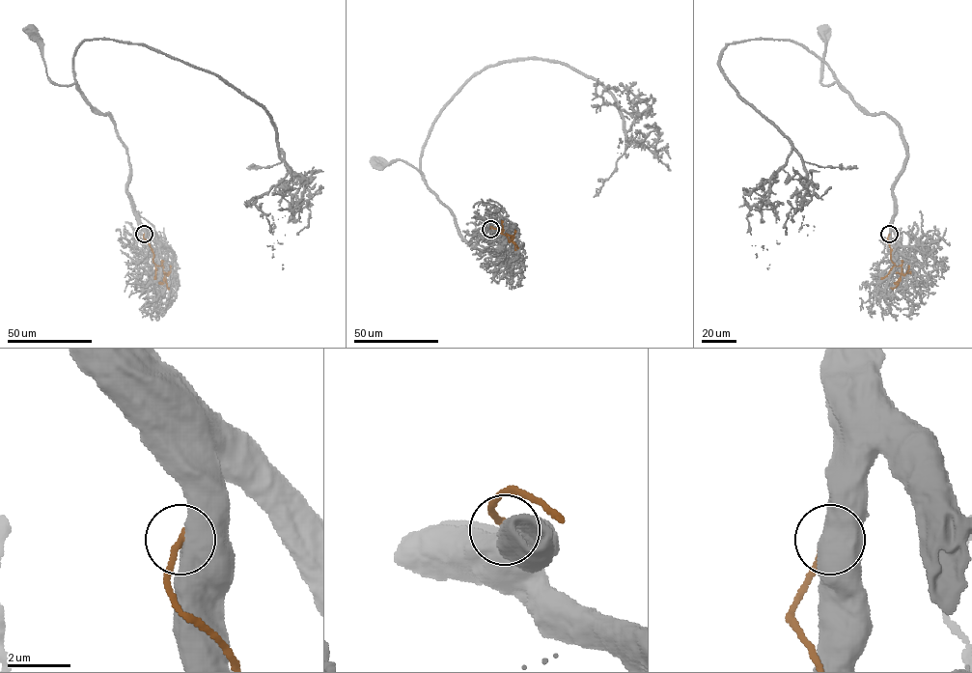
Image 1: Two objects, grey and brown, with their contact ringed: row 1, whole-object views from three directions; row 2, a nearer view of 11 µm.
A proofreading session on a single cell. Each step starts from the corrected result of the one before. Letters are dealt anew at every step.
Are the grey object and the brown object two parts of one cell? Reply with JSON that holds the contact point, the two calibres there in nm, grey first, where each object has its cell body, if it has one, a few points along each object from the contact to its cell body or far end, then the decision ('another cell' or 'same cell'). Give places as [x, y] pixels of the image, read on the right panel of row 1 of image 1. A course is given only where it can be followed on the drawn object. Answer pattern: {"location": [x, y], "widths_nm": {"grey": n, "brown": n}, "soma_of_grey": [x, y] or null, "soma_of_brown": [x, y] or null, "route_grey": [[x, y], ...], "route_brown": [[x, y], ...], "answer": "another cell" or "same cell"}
{"location": [889, 234], "widths_nm": {"grey": 750, "brown": 200}, "soma_of_grey": [823, 32], "soma_of_brown": null, "route_grey": [[889, 235], [894, 182], [906, 143], [885, 114], [867, 112], [836, 82], [820, 82], [823, 31]], "route_brown": [[889, 235], [891, 261], [902, 266], [900, 282], [890, 288]], "answer": "another cell"}

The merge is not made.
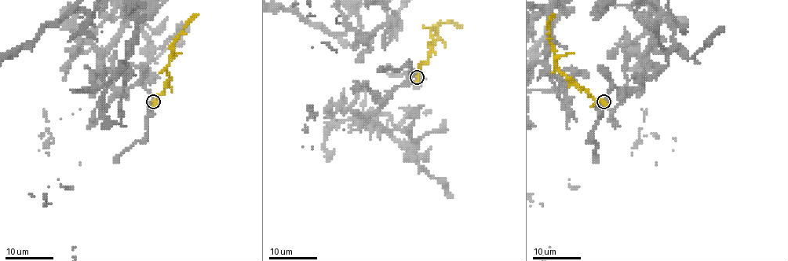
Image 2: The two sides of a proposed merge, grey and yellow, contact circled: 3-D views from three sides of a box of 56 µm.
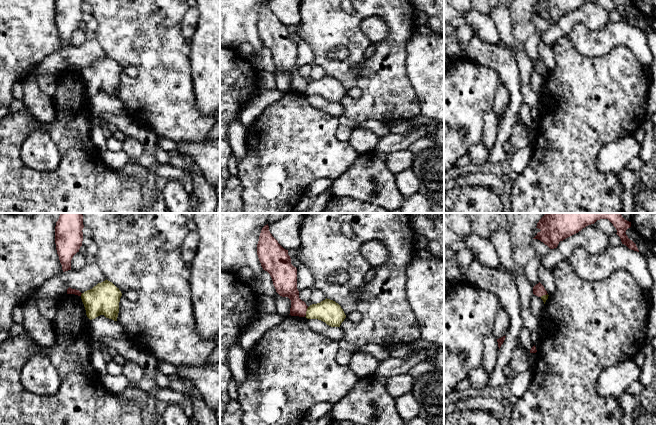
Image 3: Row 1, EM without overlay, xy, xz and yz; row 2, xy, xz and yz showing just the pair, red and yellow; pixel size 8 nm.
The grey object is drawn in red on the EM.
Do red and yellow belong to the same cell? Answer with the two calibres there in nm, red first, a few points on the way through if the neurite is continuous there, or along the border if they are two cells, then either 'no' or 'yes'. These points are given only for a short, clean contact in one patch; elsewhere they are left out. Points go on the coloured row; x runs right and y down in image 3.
160 nm thick on the red side, 190 nm on the other; border along xz (308, 307), (304, 316); no

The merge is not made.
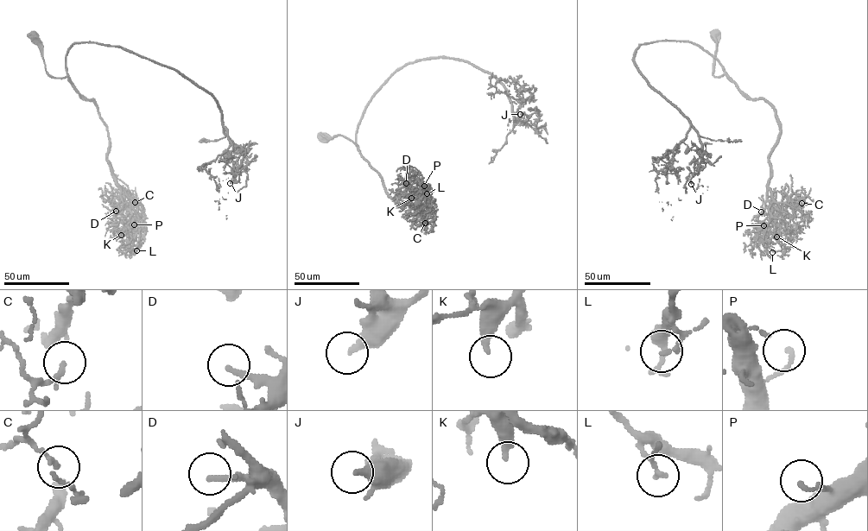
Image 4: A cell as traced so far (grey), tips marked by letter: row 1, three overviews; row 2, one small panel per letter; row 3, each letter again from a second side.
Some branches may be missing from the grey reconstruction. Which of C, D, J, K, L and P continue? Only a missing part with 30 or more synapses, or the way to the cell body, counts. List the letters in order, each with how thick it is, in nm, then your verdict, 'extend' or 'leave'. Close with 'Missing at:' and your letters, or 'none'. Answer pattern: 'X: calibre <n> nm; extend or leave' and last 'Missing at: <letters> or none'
C: calibre 190 nm; leave
D: calibre 200 nm; extend
J: calibre 240 nm; leave
K: calibre 320 nm; leave
L: calibre 110 nm; leave
P: calibre 170 nm; leave
Missing at: D

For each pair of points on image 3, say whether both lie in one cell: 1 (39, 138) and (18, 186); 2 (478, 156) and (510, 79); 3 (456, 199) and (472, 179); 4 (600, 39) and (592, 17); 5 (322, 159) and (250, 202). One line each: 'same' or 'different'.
1: different
2: different
3: different
4: different
5: same

